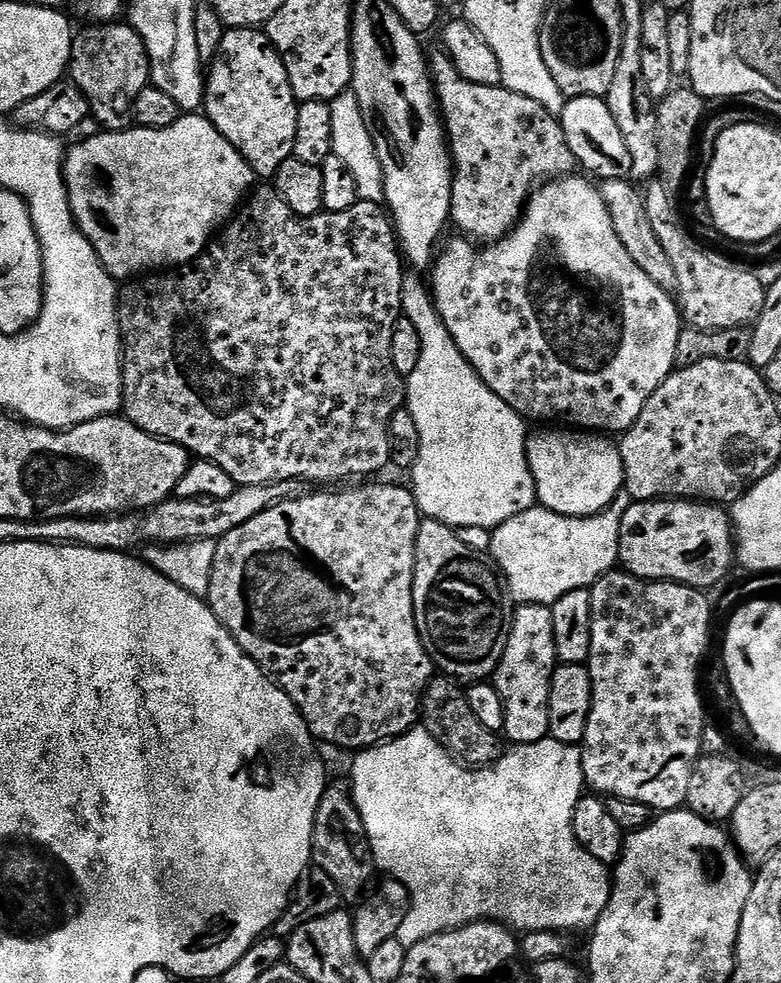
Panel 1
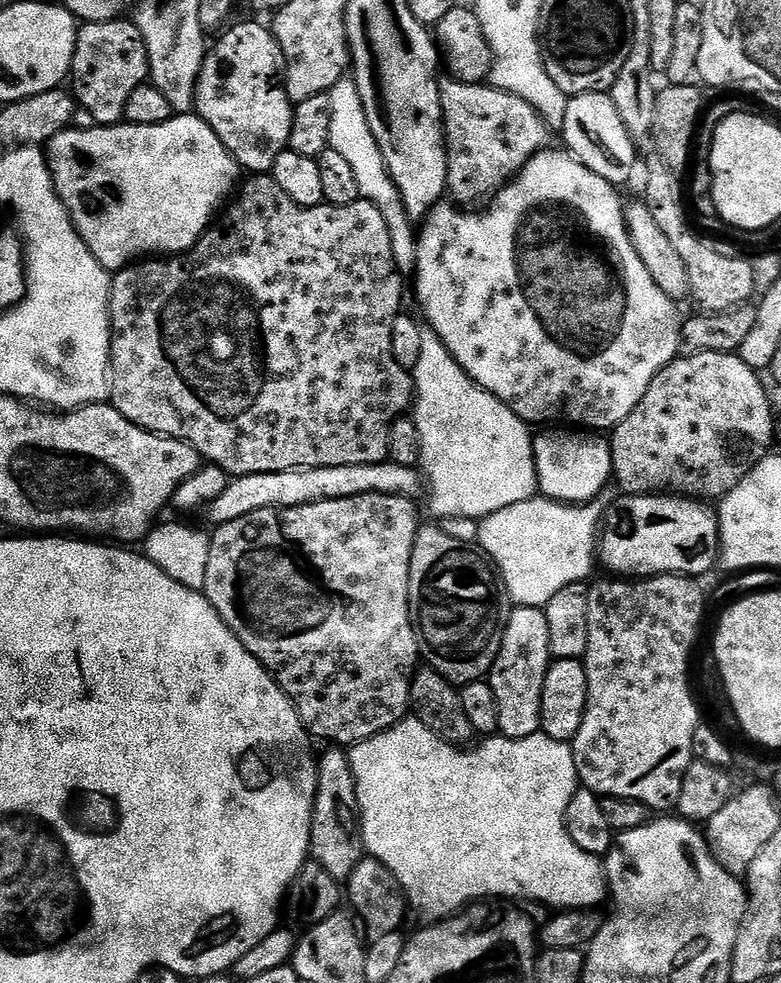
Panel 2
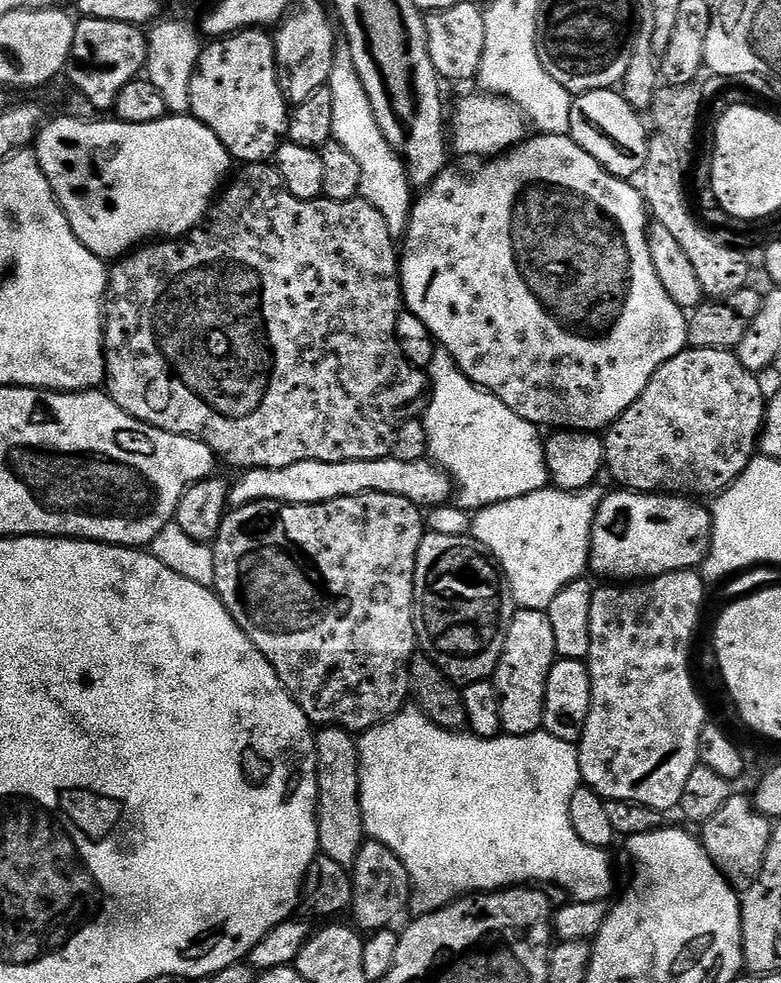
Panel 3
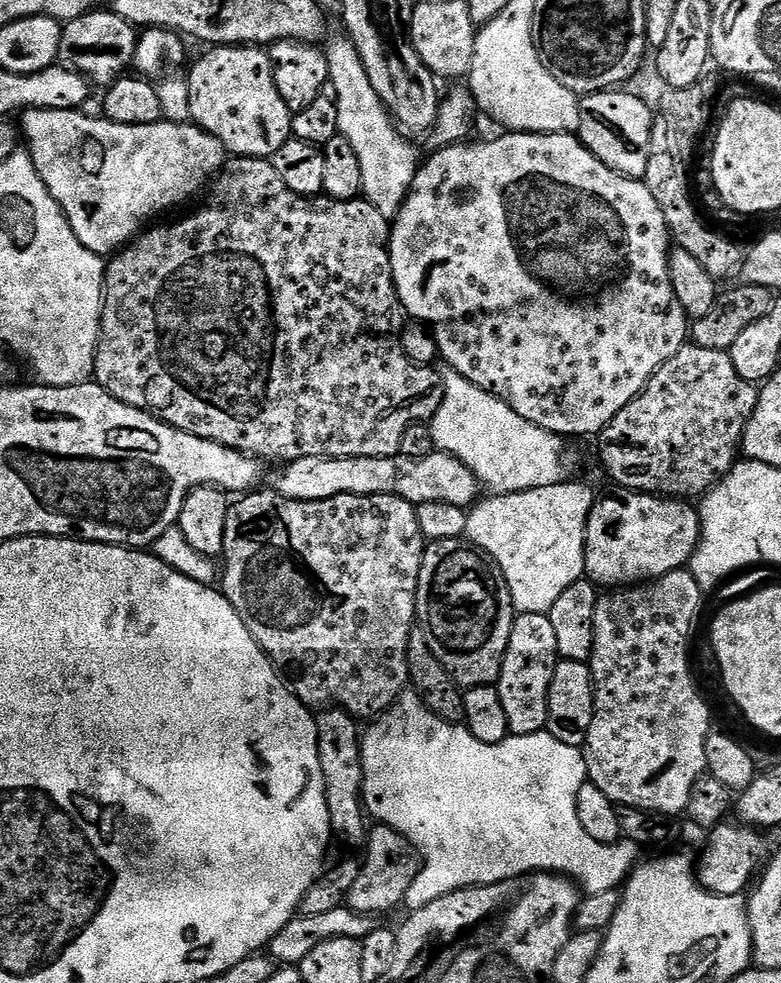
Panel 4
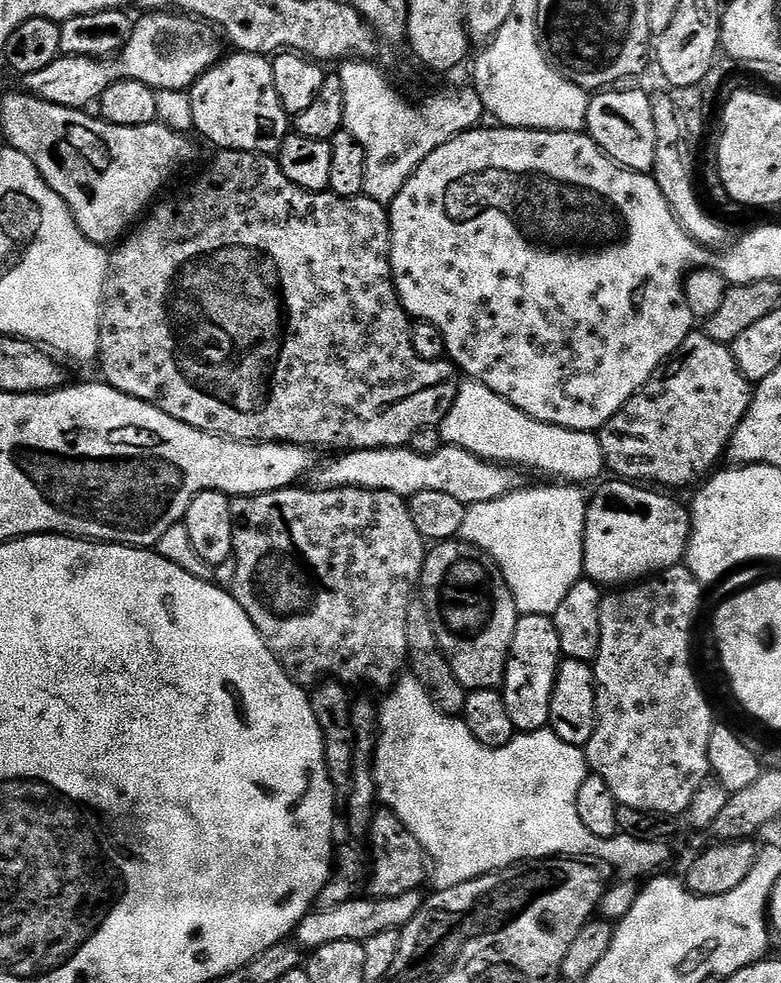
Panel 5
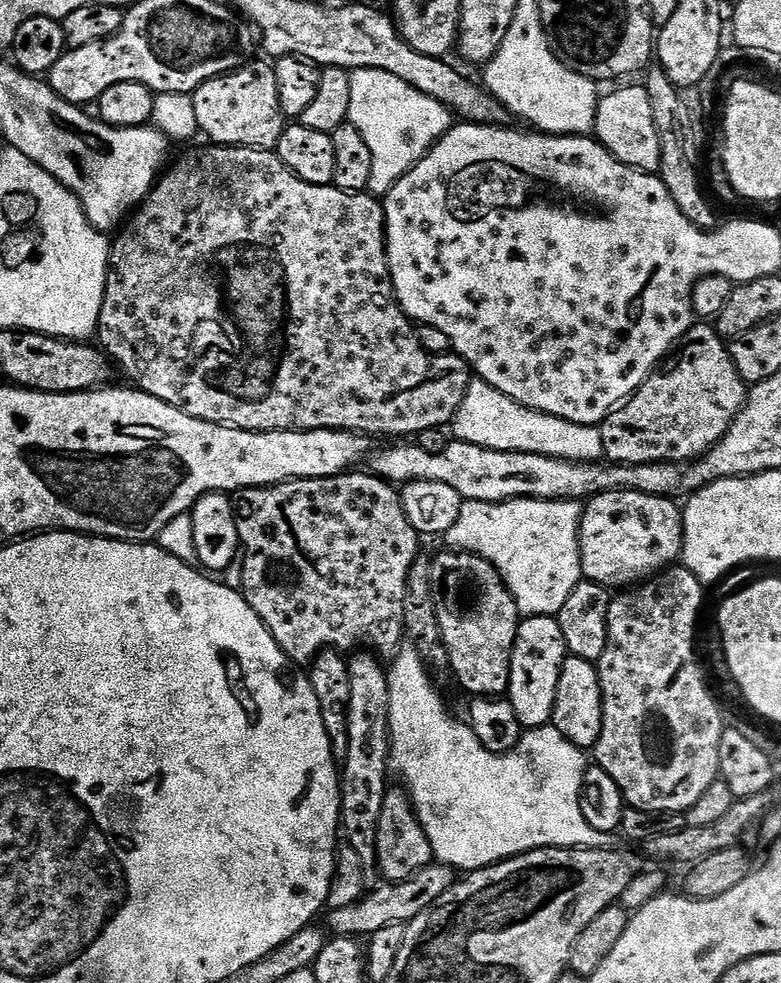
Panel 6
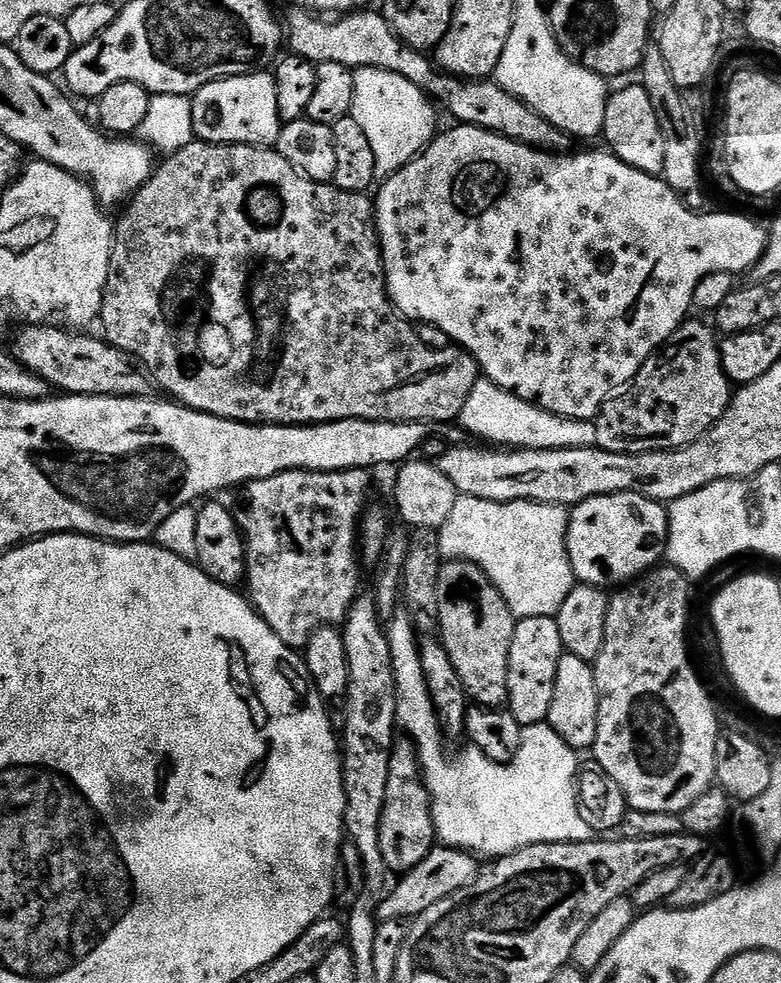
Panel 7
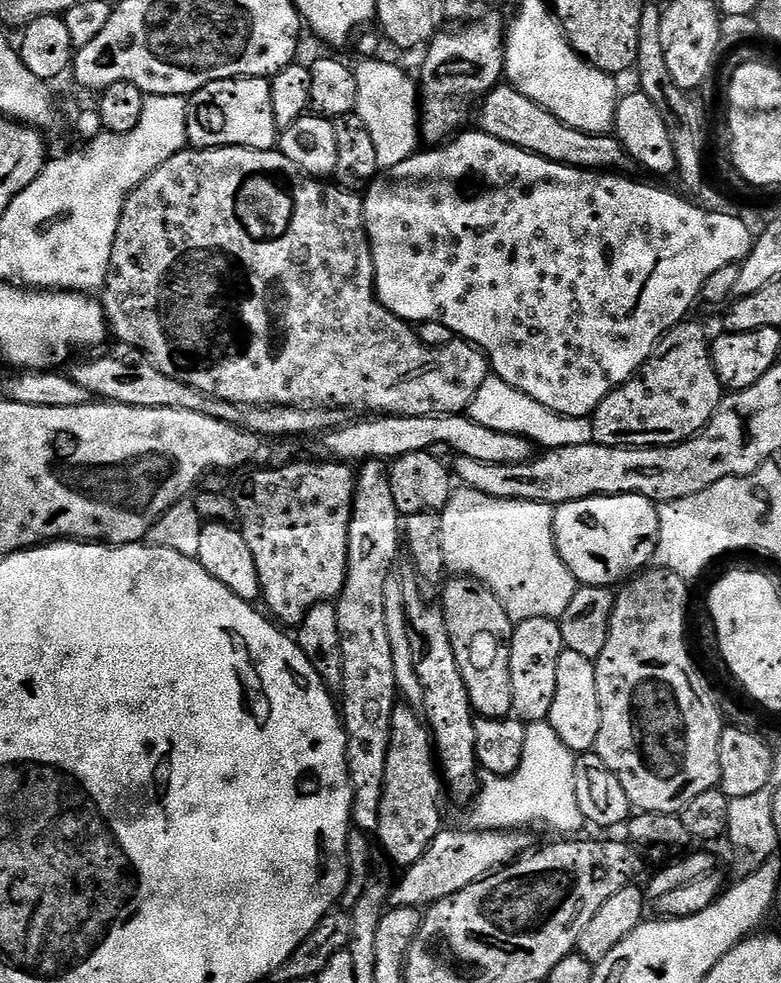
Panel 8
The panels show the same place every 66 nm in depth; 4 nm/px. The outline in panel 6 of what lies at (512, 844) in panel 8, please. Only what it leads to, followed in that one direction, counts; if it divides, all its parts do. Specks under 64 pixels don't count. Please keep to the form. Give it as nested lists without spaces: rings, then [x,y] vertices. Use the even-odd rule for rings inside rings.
[[[433,862],[419,868],[409,880],[389,883],[388,888],[376,888],[369,896],[364,896],[361,900],[353,899],[351,902],[343,904],[341,908],[331,909],[327,913],[327,931],[333,937],[351,936],[353,938],[367,938],[372,936],[382,926],[394,926],[402,924],[407,926],[418,914],[425,912],[431,904],[438,902],[442,894],[454,883],[453,869],[447,864]]]

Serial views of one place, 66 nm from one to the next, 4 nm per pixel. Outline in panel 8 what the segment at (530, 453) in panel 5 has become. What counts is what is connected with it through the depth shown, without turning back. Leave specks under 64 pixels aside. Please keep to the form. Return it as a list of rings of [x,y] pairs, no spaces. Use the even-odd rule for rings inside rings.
[[[494,374],[482,382],[482,390],[478,390],[474,402],[468,407],[467,415],[474,422],[490,426],[492,430],[524,436],[539,447],[541,444],[541,449],[544,450],[593,443],[591,419],[583,416],[559,416],[554,410],[542,406],[542,402],[534,402],[534,398],[522,394],[522,390],[514,390],[514,386],[502,382],[502,378]]]

